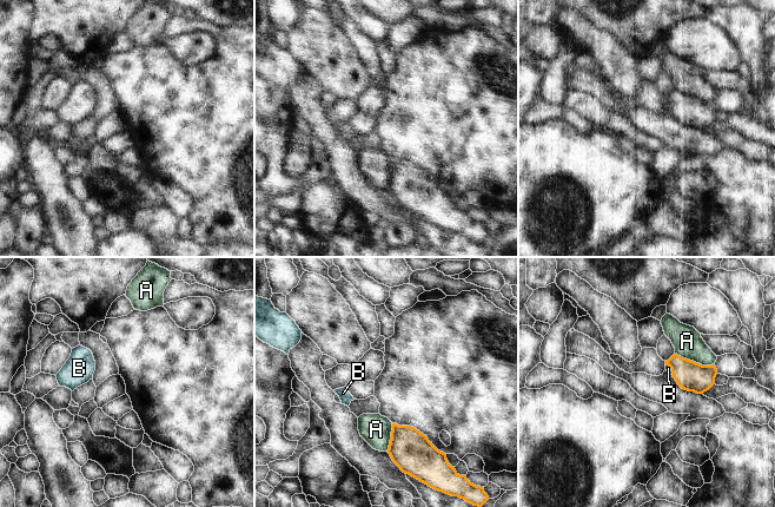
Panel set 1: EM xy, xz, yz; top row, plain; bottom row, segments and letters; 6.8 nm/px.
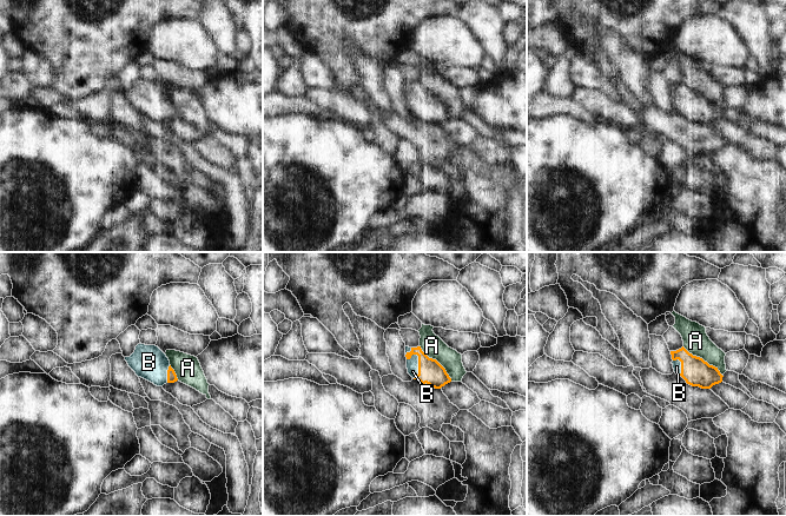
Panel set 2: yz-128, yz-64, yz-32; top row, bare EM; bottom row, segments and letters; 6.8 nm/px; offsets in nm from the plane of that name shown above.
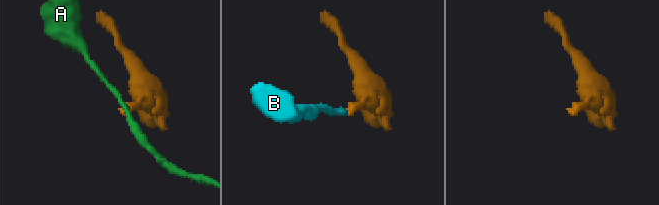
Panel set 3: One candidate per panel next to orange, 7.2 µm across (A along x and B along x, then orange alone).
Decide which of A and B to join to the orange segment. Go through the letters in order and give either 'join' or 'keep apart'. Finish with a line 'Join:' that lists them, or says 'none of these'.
A: keep apart
B: join
Join: B

